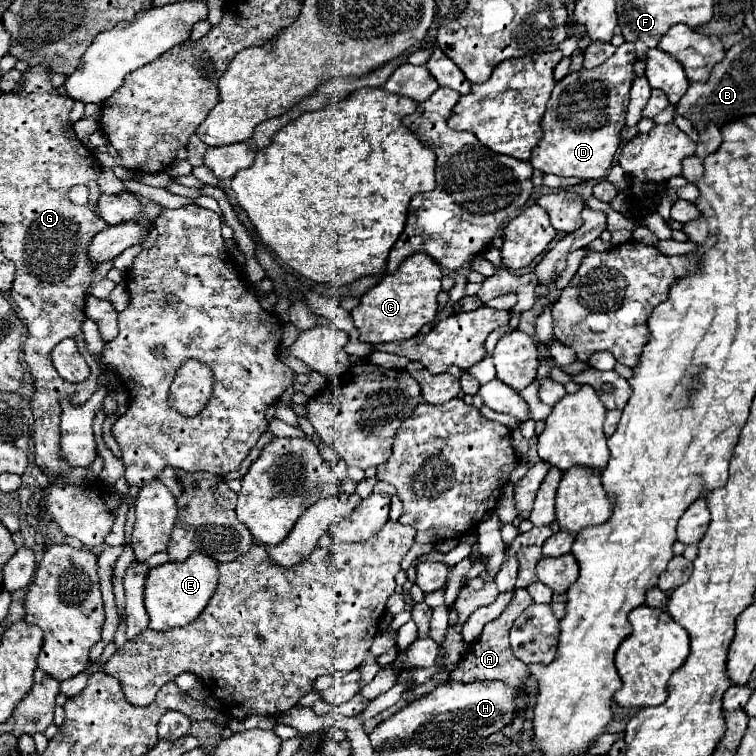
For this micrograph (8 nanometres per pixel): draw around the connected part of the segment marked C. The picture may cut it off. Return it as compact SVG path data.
M416 252L408 256L394 274L386 274L378 286L366 292L360 298L360 304L350 312L354 326L360 332L362 342L382 344L382 342L398 342L410 340L416 332L434 320L438 312L438 294L440 294L442 270L432 260L432 256L424 252Z

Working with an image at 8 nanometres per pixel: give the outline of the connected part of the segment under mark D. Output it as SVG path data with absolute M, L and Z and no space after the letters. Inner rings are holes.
M624 42L604 64L592 70L582 68L578 72L570 72L564 76L564 80L558 80L542 118L544 138L530 156L530 162L536 170L556 176L574 176L580 180L598 180L606 176L620 146L622 128L626 124L626 108L634 82L634 62L636 48L632 42ZM588 84L598 84L600 88L596 90L602 94L594 90L586 92Z

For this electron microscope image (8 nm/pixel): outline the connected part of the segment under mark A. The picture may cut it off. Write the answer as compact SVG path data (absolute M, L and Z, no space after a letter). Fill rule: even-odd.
M516 588L514 596L510 600L510 604L506 606L506 610L492 622L488 622L480 634L478 640L474 640L472 644L468 644L468 650L462 654L462 660L458 662L458 666L452 670L450 680L452 682L484 682L484 680L500 680L512 688L518 690L516 696L516 712L526 710L528 708L528 690L526 690L526 680L530 678L530 670L526 664L522 664L510 650L510 642L508 642L508 630L512 628L514 620L532 604L530 594L524 588Z

